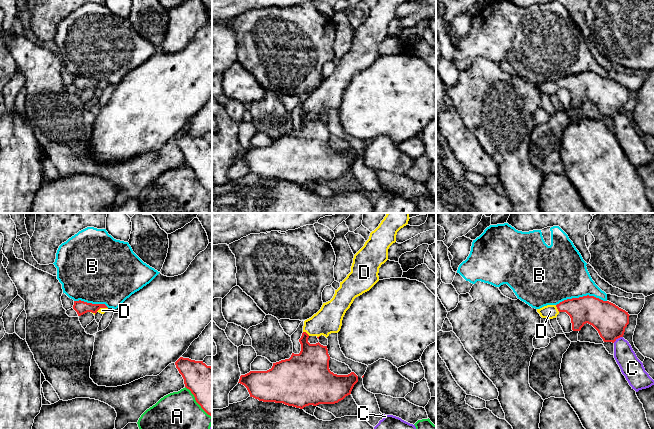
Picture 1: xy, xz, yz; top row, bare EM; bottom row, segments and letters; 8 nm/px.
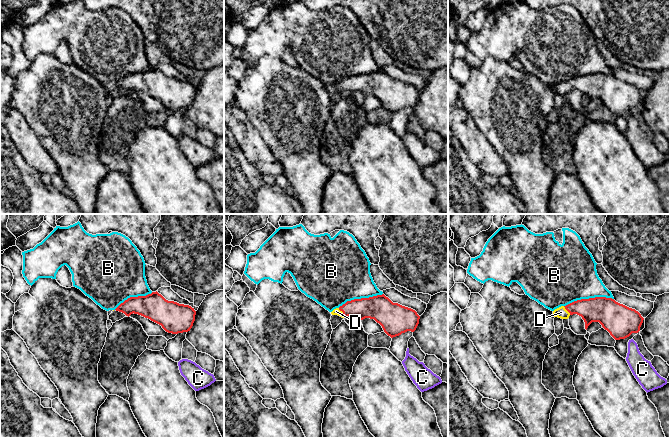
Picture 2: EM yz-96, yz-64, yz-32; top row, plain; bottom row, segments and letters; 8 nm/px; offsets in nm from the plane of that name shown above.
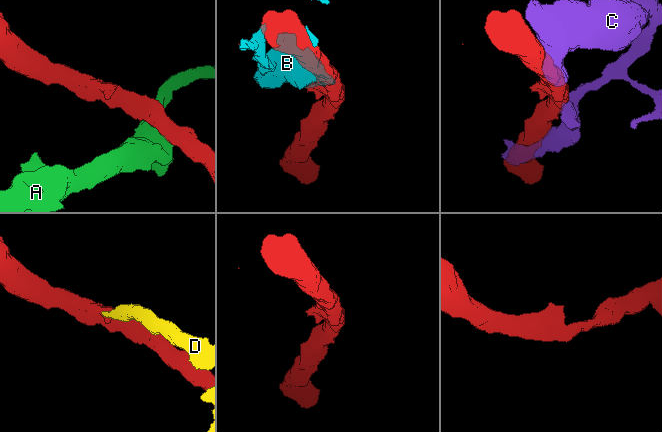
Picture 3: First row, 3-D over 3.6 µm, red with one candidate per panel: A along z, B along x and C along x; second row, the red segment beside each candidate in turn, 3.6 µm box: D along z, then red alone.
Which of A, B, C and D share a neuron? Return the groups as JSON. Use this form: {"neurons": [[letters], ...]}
{"neurons": [["A"], ["B"], ["C"], ["D"]]}

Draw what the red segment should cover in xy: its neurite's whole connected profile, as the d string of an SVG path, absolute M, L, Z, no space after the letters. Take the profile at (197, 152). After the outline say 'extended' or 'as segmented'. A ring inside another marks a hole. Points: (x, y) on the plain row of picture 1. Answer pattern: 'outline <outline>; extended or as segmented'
outline M183 133L175 141L184 155L185 163L191 167L201 184L212 193L212 143L203 137Z; as segmented

